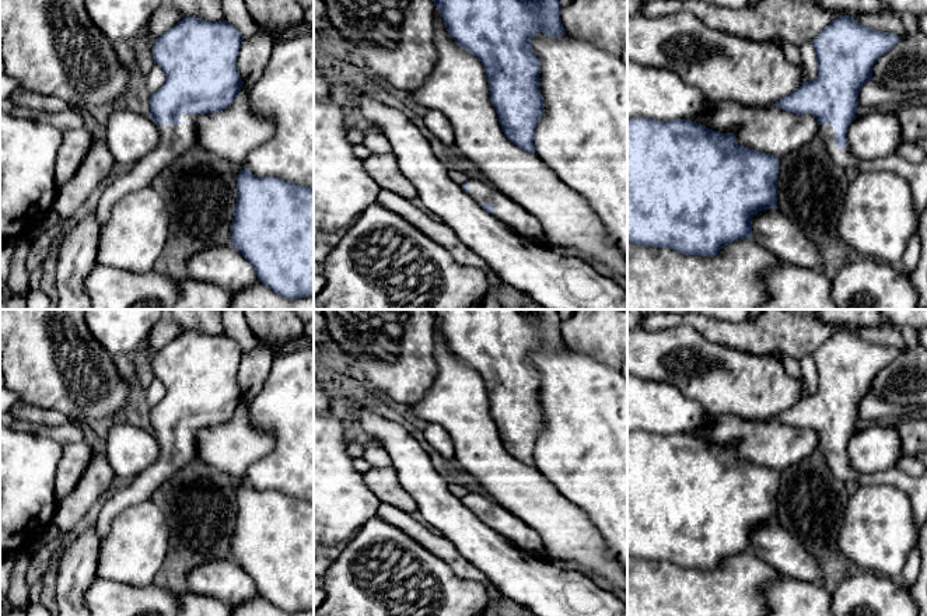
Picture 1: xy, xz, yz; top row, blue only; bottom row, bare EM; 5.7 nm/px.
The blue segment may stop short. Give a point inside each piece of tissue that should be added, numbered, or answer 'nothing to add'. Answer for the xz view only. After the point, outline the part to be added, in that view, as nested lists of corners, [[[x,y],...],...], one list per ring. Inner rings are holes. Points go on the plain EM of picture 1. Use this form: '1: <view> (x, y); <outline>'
1: xz (527, 539); [[[468,493],[471,497],[469,508],[479,518],[493,517],[494,532],[511,540],[521,552],[539,557],[543,553],[543,543],[536,531],[524,524],[510,511],[499,505],[496,501],[479,494]]]

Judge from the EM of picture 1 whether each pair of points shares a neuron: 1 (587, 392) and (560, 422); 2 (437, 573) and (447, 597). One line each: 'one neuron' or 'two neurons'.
1: one neuron
2: one neuron

